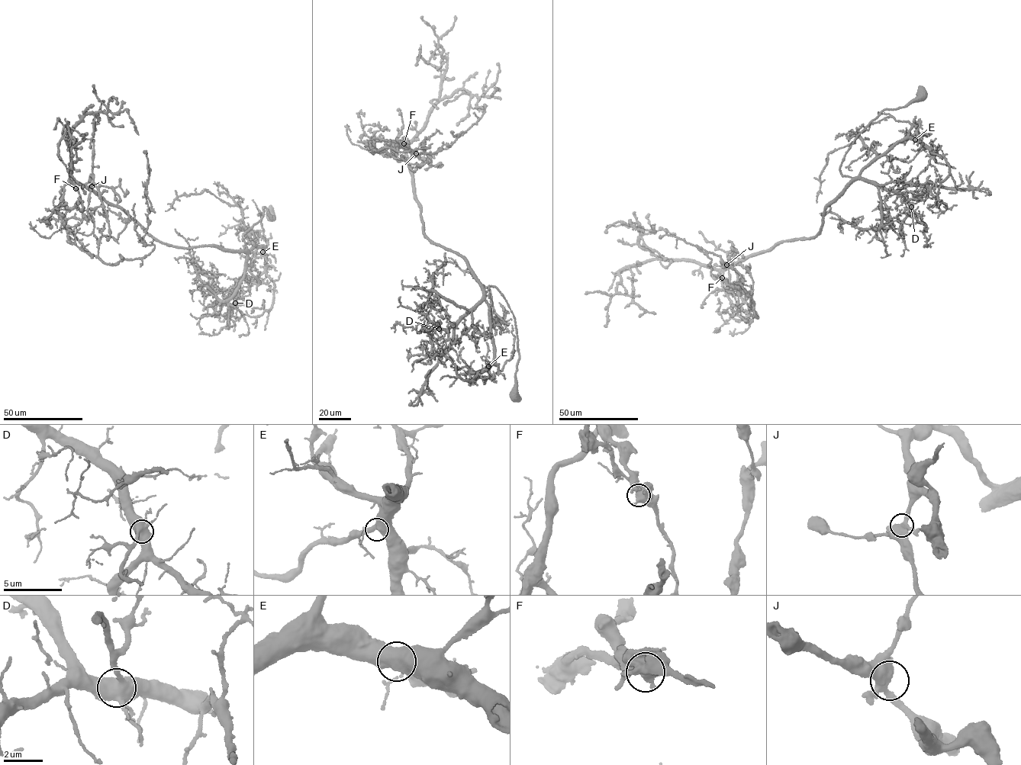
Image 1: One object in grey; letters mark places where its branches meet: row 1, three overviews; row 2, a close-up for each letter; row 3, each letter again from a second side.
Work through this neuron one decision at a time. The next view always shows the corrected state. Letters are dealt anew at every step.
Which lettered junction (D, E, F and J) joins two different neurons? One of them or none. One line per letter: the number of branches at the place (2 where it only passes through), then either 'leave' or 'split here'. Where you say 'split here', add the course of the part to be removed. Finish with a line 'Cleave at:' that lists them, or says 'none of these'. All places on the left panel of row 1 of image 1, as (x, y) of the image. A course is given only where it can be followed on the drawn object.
D: 3 branches meet; leave
E: 3 branches meet; leave
F: 4 branches meet; split here; foreign part runs (75, 188), (82, 219), (66, 223), (82, 247), (112, 265), (148, 255), (143, 151)
J: 3 branches meet; leave
Cleave at: F

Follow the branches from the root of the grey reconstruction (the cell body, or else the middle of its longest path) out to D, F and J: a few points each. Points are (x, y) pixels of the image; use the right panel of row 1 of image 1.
D: (922, 95), (899, 107), (883, 110), (857, 136), (839, 169), (842, 175), (861, 177), (897, 192), (911, 207)
F: (922, 95), (883, 110), (857, 136), (839, 169), (853, 178), (828, 203), (816, 236), (752, 255), (722, 278)
J: (922, 95), (857, 136), (839, 169), (853, 178), (816, 236), (741, 259), (732, 252), (726, 265)

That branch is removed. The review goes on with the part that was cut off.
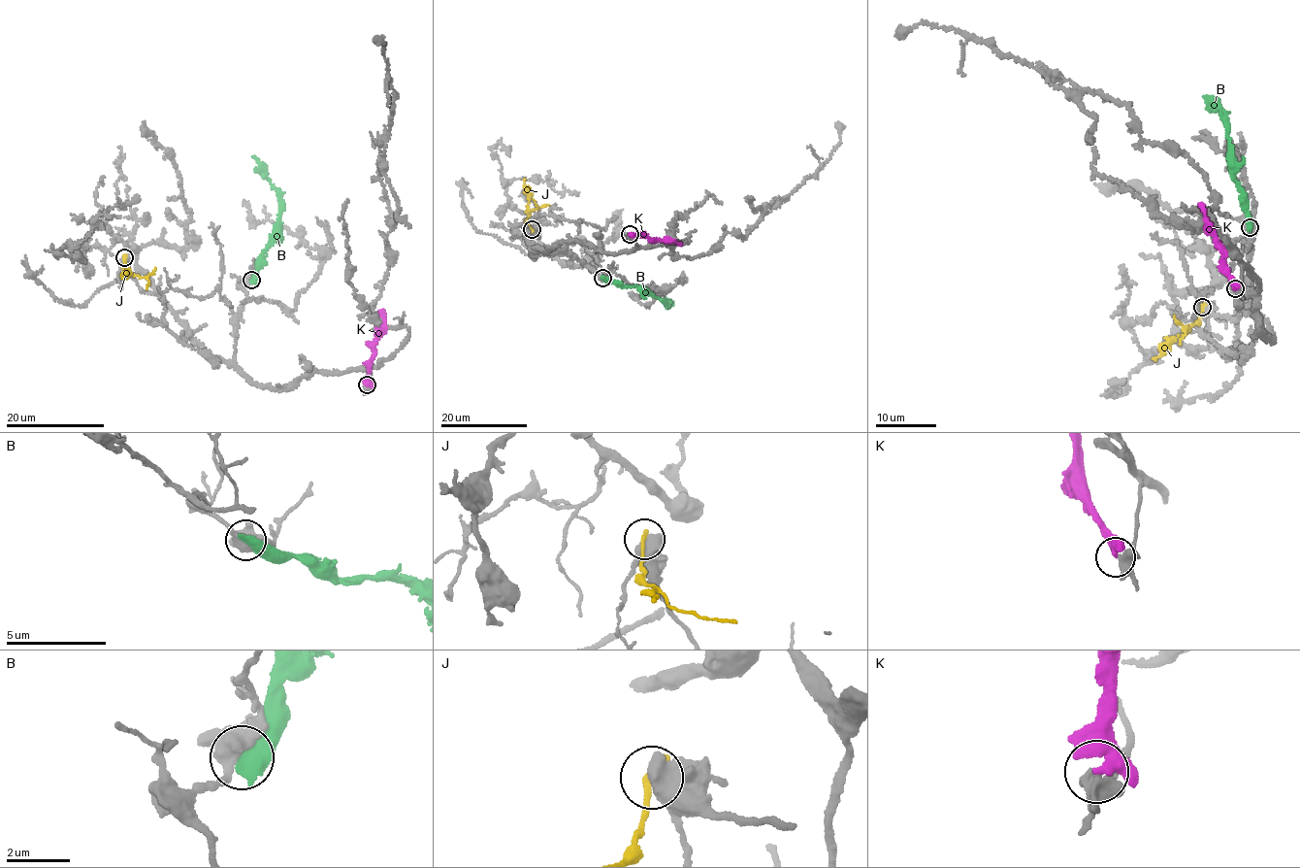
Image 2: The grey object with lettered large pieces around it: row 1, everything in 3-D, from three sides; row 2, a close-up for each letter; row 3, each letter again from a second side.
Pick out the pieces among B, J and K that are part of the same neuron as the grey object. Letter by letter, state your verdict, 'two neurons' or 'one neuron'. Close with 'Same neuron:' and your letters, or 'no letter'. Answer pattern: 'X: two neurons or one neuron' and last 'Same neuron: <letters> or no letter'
B: two neurons
J: two neurons
K: two neurons
Same neuron: no letter

